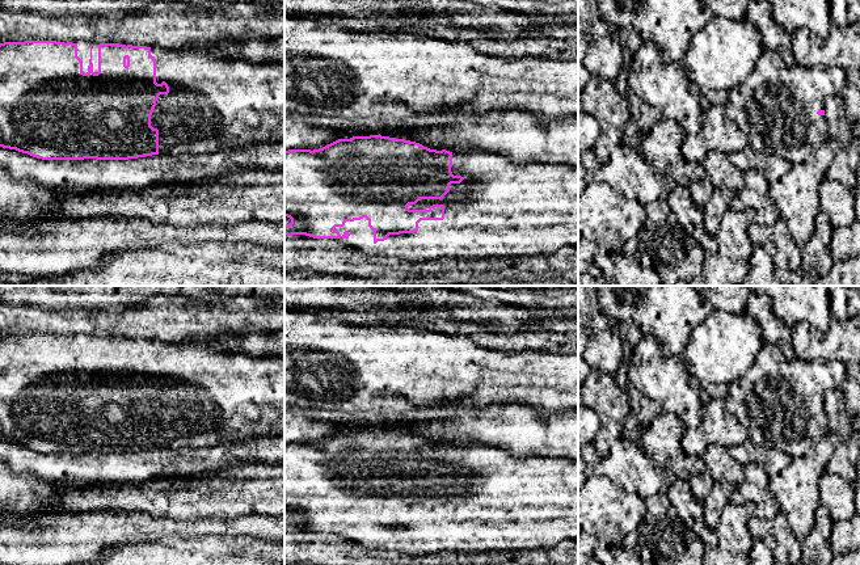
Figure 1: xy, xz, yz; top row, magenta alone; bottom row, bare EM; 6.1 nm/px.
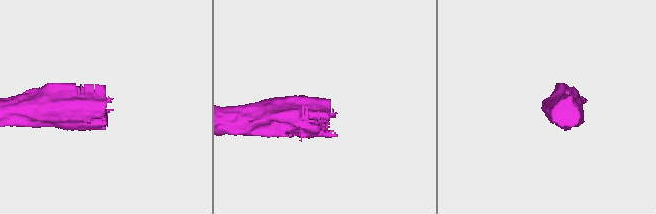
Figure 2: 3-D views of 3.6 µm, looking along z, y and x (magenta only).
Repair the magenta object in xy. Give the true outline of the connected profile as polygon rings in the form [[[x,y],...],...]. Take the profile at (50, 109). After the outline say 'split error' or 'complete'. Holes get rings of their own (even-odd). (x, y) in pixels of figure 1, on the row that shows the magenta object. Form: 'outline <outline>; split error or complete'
outline [[[0,43],[0,147],[42,160],[205,155],[284,142],[284,64],[119,43]]]; split error

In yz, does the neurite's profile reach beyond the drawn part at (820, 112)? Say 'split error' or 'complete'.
split error

